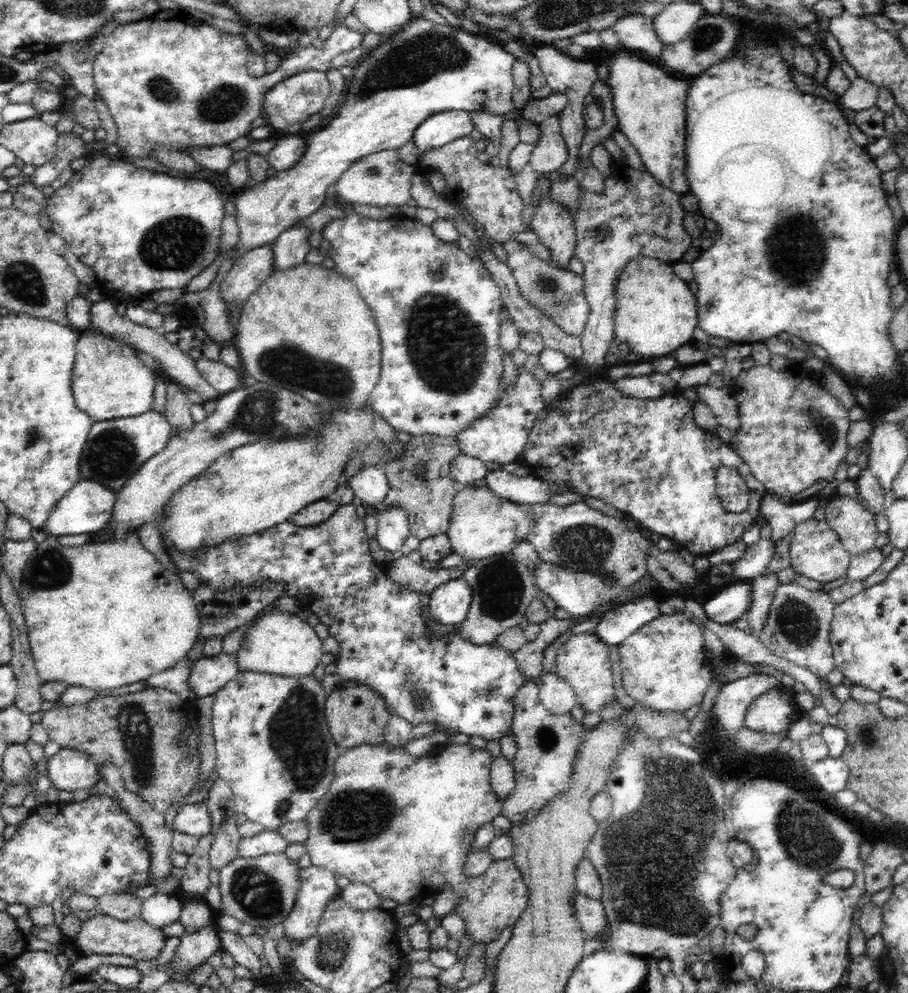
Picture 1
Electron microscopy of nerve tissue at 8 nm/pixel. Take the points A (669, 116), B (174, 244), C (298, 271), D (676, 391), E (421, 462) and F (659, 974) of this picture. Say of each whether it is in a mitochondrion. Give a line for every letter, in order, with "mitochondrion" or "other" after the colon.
A: other
B: mitochondrion
C: other
D: other
E: mitochondrion
F: other

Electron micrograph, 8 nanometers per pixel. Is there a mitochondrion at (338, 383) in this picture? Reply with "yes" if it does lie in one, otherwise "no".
yes

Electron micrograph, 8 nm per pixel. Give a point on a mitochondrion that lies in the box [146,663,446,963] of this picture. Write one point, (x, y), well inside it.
(296, 734)

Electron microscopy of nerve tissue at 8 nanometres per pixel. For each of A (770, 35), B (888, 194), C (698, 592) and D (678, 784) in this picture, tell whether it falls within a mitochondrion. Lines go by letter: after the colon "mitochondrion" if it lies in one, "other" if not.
A: other
B: other
C: mitochondrion
D: mitochondrion

